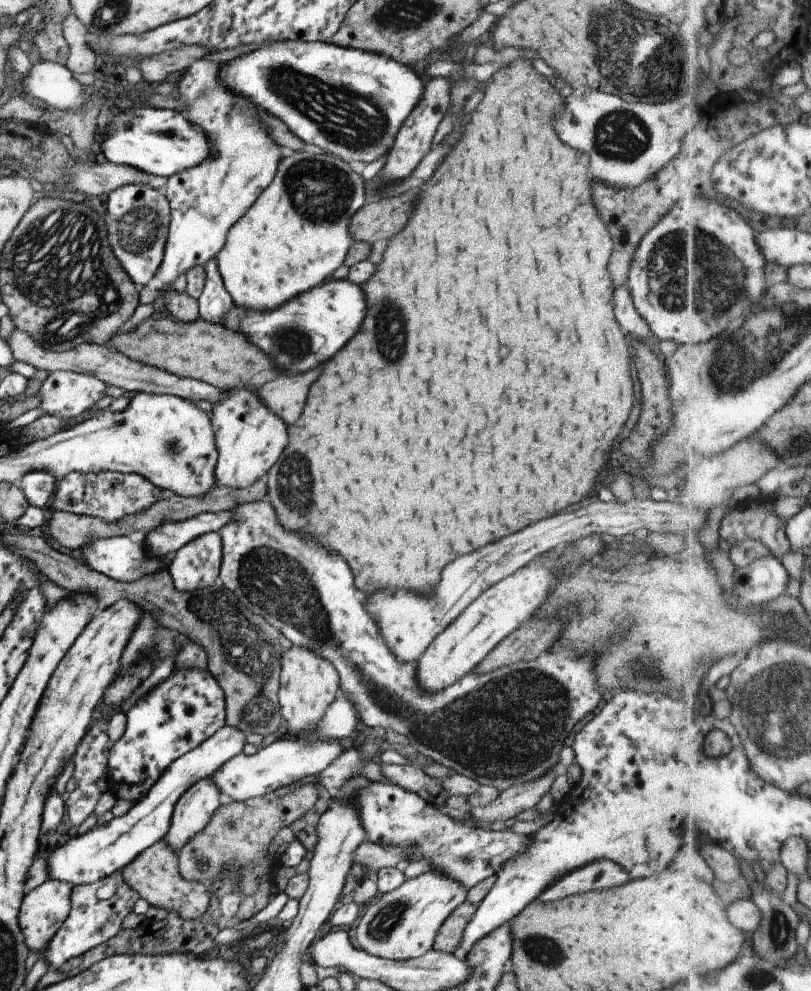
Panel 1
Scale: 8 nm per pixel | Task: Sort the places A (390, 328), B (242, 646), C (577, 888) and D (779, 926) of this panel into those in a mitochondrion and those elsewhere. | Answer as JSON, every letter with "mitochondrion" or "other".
{"A":"mitochondrion","B":"mitochondrion","C":"other","D":"mitochondrion"}

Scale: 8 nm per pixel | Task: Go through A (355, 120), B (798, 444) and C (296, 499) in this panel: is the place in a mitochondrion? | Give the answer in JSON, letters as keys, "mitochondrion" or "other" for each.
{"A":"mitochondrion","B":"mitochondrion","C":"mitochondrion"}

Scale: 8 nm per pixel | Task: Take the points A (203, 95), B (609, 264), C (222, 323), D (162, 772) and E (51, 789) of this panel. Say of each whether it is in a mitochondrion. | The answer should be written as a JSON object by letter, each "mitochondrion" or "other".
{"A":"mitochondrion","B":"other","C":"other","D":"other","E":"other"}

